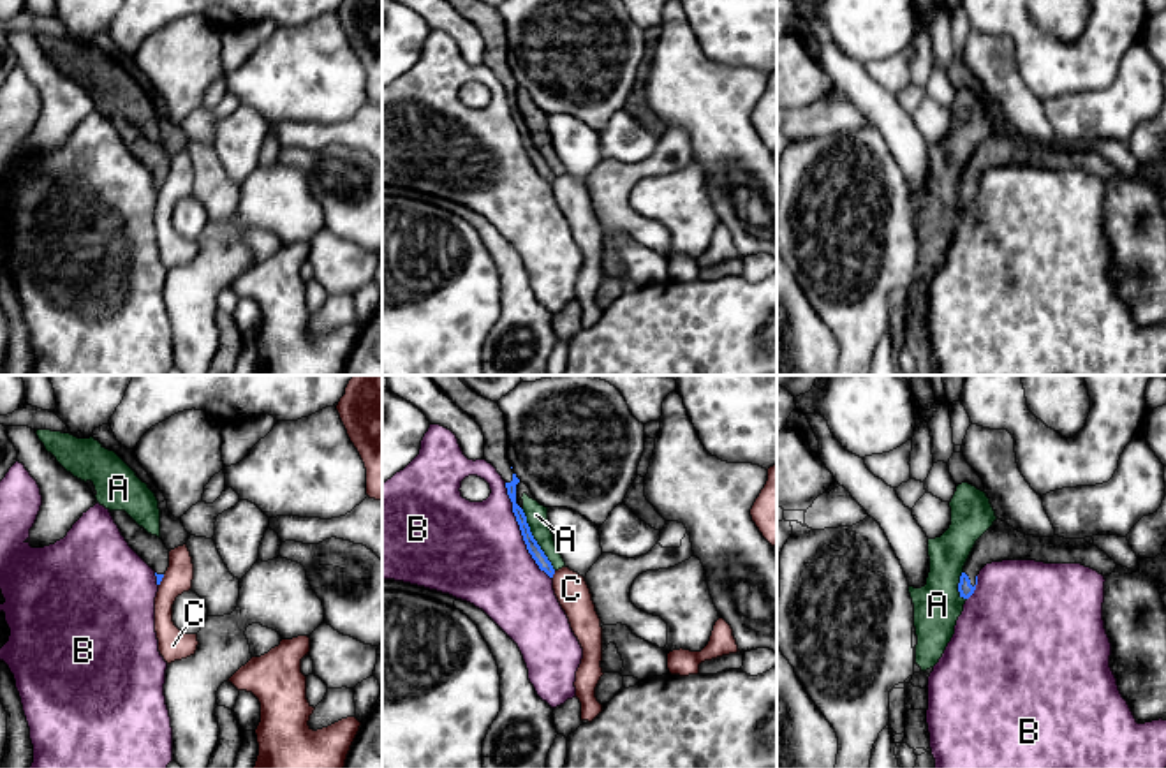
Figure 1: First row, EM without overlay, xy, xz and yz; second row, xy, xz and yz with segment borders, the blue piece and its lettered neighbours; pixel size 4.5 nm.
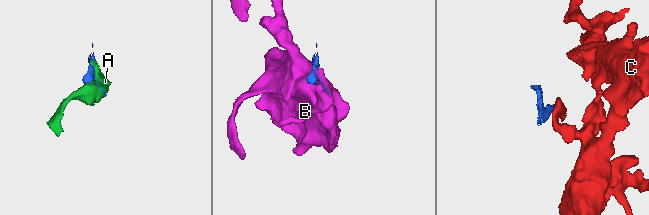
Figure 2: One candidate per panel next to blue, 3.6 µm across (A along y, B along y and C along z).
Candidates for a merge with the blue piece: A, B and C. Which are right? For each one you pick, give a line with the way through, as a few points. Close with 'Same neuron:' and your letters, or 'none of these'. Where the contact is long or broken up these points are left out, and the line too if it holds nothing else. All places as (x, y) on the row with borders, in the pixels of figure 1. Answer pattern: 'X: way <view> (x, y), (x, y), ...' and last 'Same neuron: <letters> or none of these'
Same neuron: none of these

